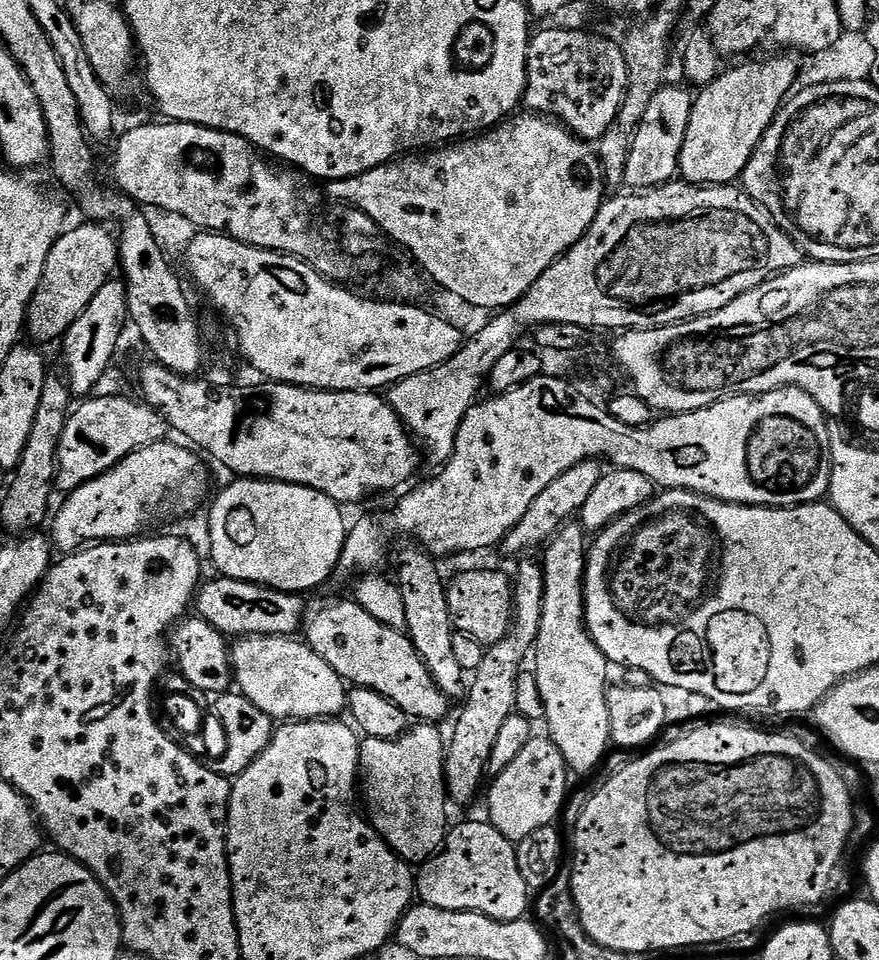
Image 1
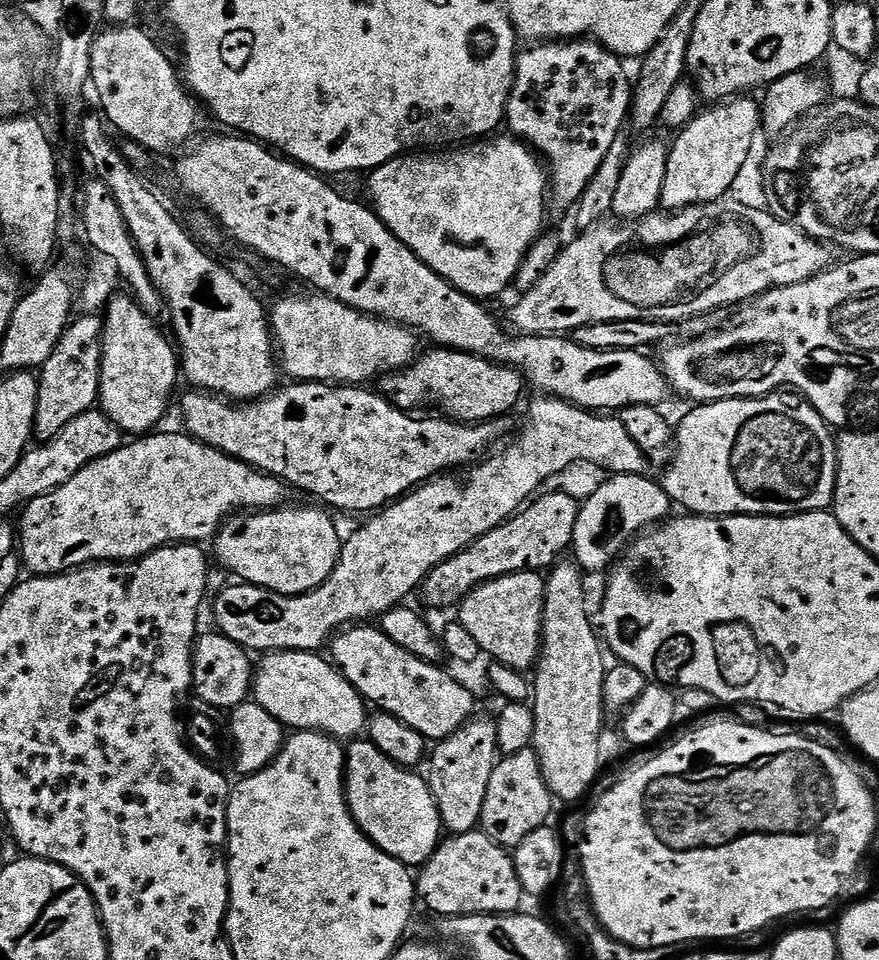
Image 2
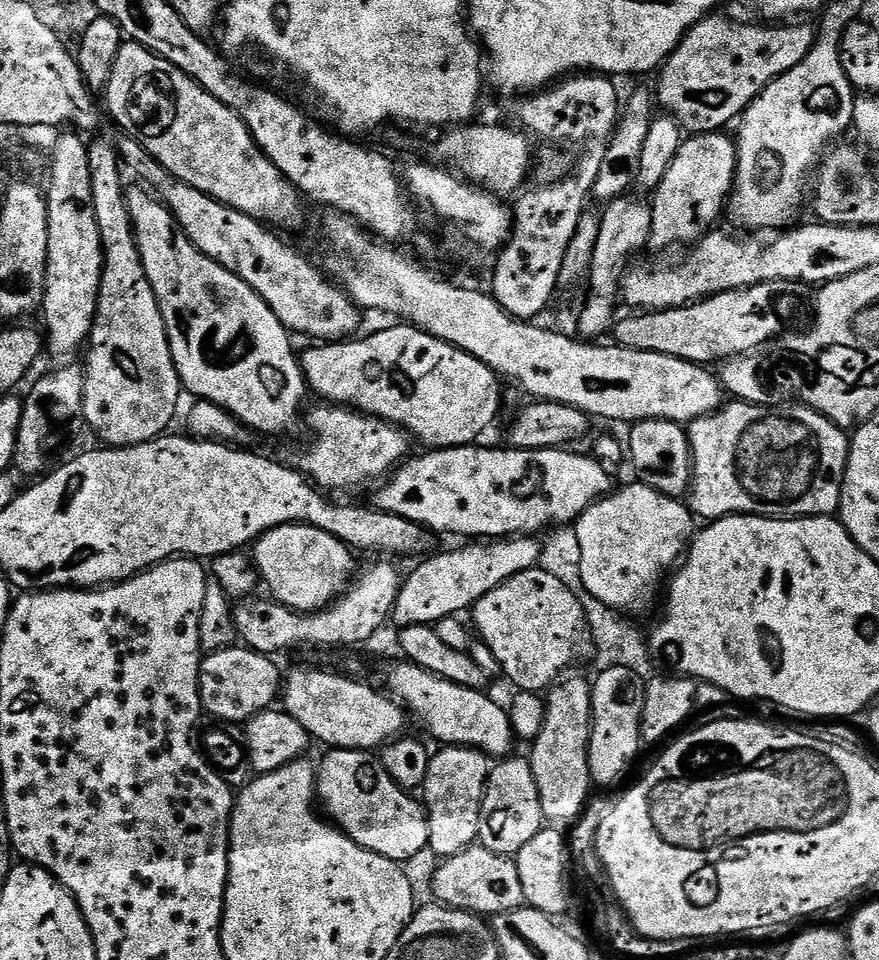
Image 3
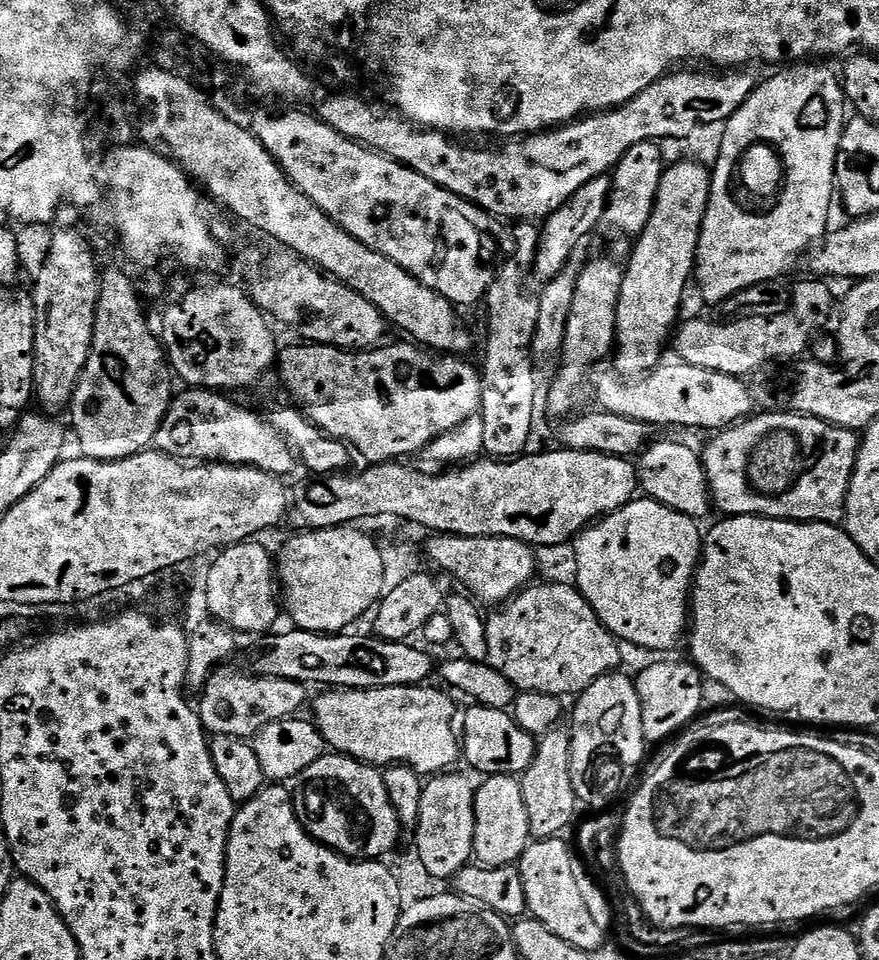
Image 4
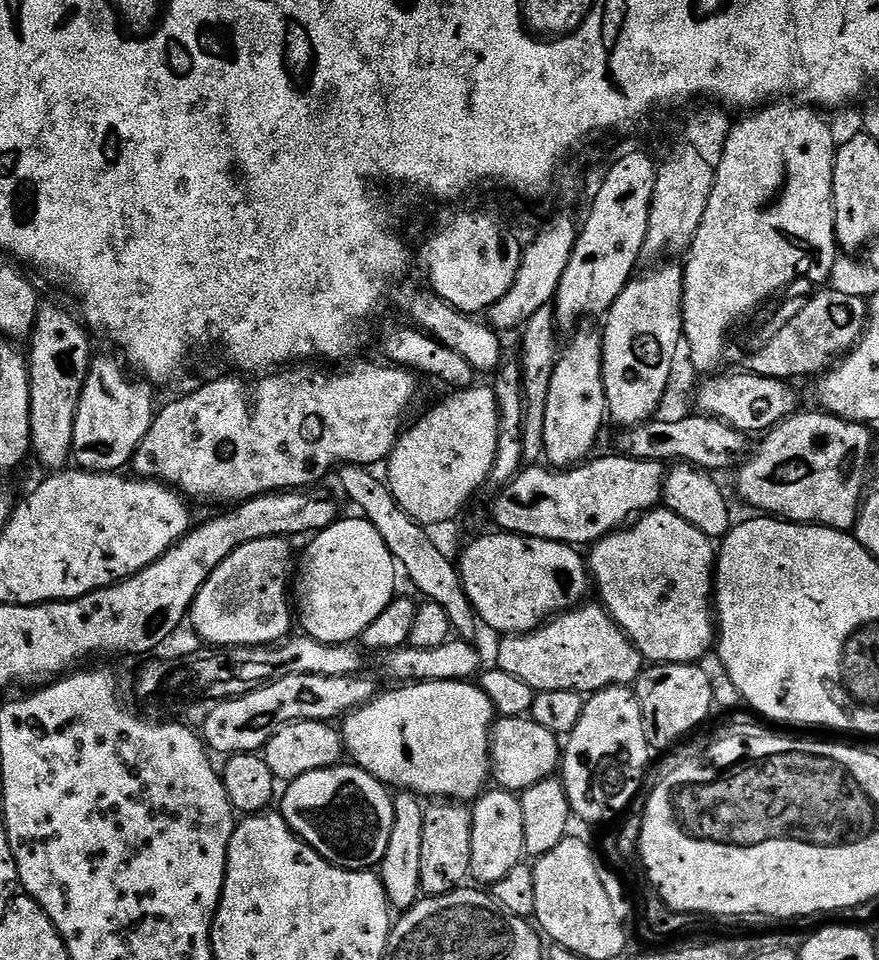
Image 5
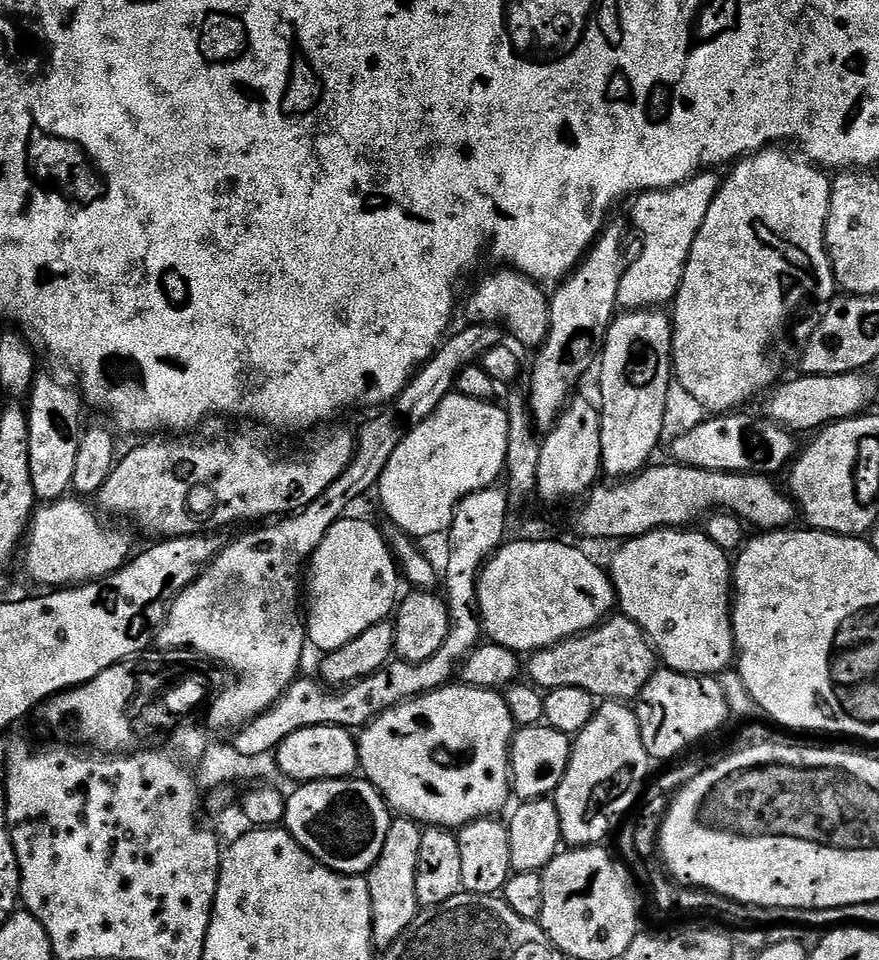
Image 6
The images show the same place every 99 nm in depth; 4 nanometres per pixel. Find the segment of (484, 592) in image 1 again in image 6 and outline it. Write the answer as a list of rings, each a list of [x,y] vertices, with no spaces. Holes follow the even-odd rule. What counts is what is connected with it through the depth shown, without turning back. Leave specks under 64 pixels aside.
[[[609,615],[588,632],[572,636],[549,648],[540,648],[526,660],[526,676],[541,690],[578,686],[604,702],[632,702],[658,670],[658,657],[648,635],[630,617]]]

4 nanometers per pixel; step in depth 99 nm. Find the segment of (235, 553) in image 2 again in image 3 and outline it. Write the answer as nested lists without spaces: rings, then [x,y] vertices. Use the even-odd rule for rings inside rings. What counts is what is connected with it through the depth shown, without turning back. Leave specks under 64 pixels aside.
[[[287,524],[270,530],[255,541],[250,556],[263,587],[265,584],[272,591],[269,592],[271,599],[296,612],[318,612],[328,607],[354,576],[353,549],[326,534],[326,530],[312,528],[309,524]]]

